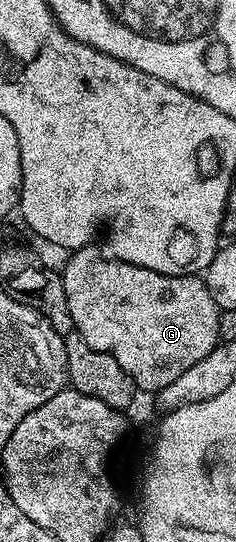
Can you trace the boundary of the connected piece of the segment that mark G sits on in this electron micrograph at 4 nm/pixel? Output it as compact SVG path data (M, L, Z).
M94 246L75 248L67 256L70 257L67 258L66 265L60 268L60 275L64 286L64 298L68 298L68 314L72 314L74 331L82 335L84 342L88 342L88 346L92 346L92 350L100 350L104 354L112 354L112 358L116 358L116 362L120 362L120 366L124 366L124 370L132 378L135 389L142 391L143 388L144 391L151 392L151 394L161 392L164 386L168 386L168 382L176 382L176 378L180 378L180 374L184 374L184 370L189 370L192 366L196 366L196 362L200 362L200 358L208 358L208 354L212 354L214 347L220 343L218 335L218 314L220 309L205 279L198 276L156 274L156 270L144 270L144 266L136 266L123 260L115 260L109 255L106 255L107 257L101 256L94 249Z

